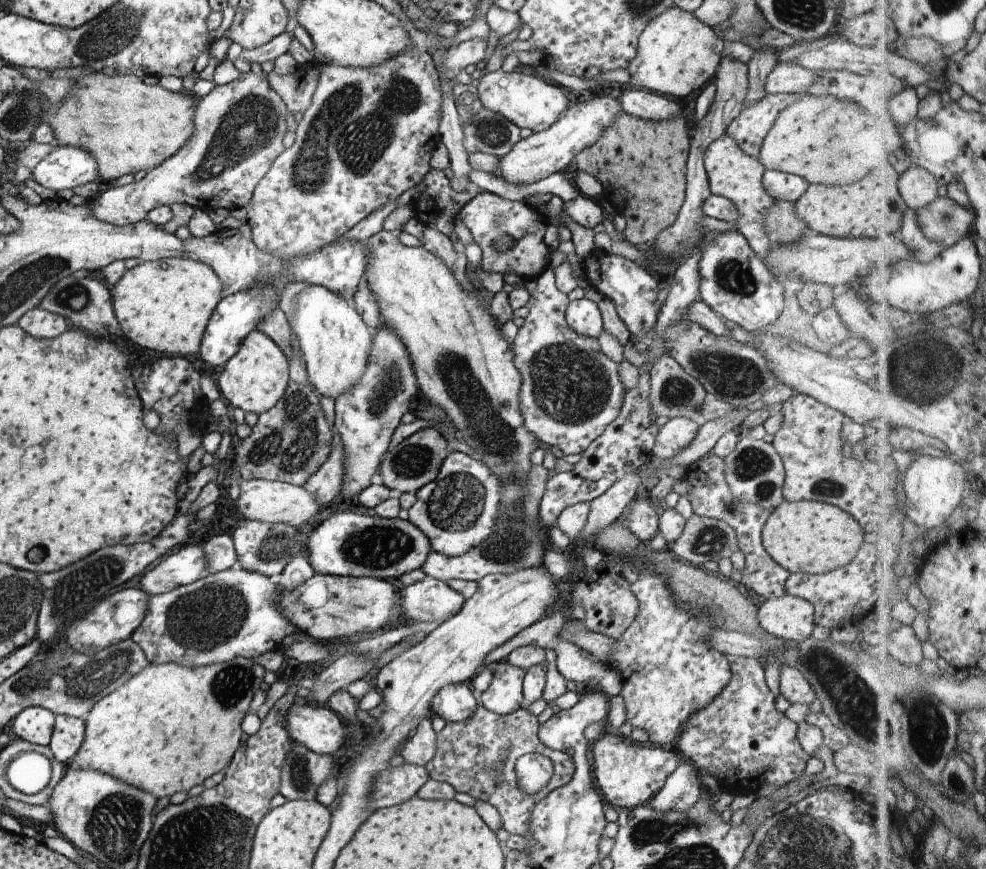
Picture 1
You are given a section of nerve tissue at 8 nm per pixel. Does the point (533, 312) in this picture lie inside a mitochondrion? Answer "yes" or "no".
no

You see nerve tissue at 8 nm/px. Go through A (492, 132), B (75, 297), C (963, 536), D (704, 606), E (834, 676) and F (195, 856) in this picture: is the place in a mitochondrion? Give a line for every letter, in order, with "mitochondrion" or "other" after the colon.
A: mitochondrion
B: mitochondrion
C: other
D: mitochondrion
E: mitochondrion
F: mitochondrion

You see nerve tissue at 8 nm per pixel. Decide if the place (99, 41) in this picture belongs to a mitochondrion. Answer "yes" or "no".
yes

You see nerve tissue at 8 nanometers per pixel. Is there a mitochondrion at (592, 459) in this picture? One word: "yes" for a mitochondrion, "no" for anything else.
no

